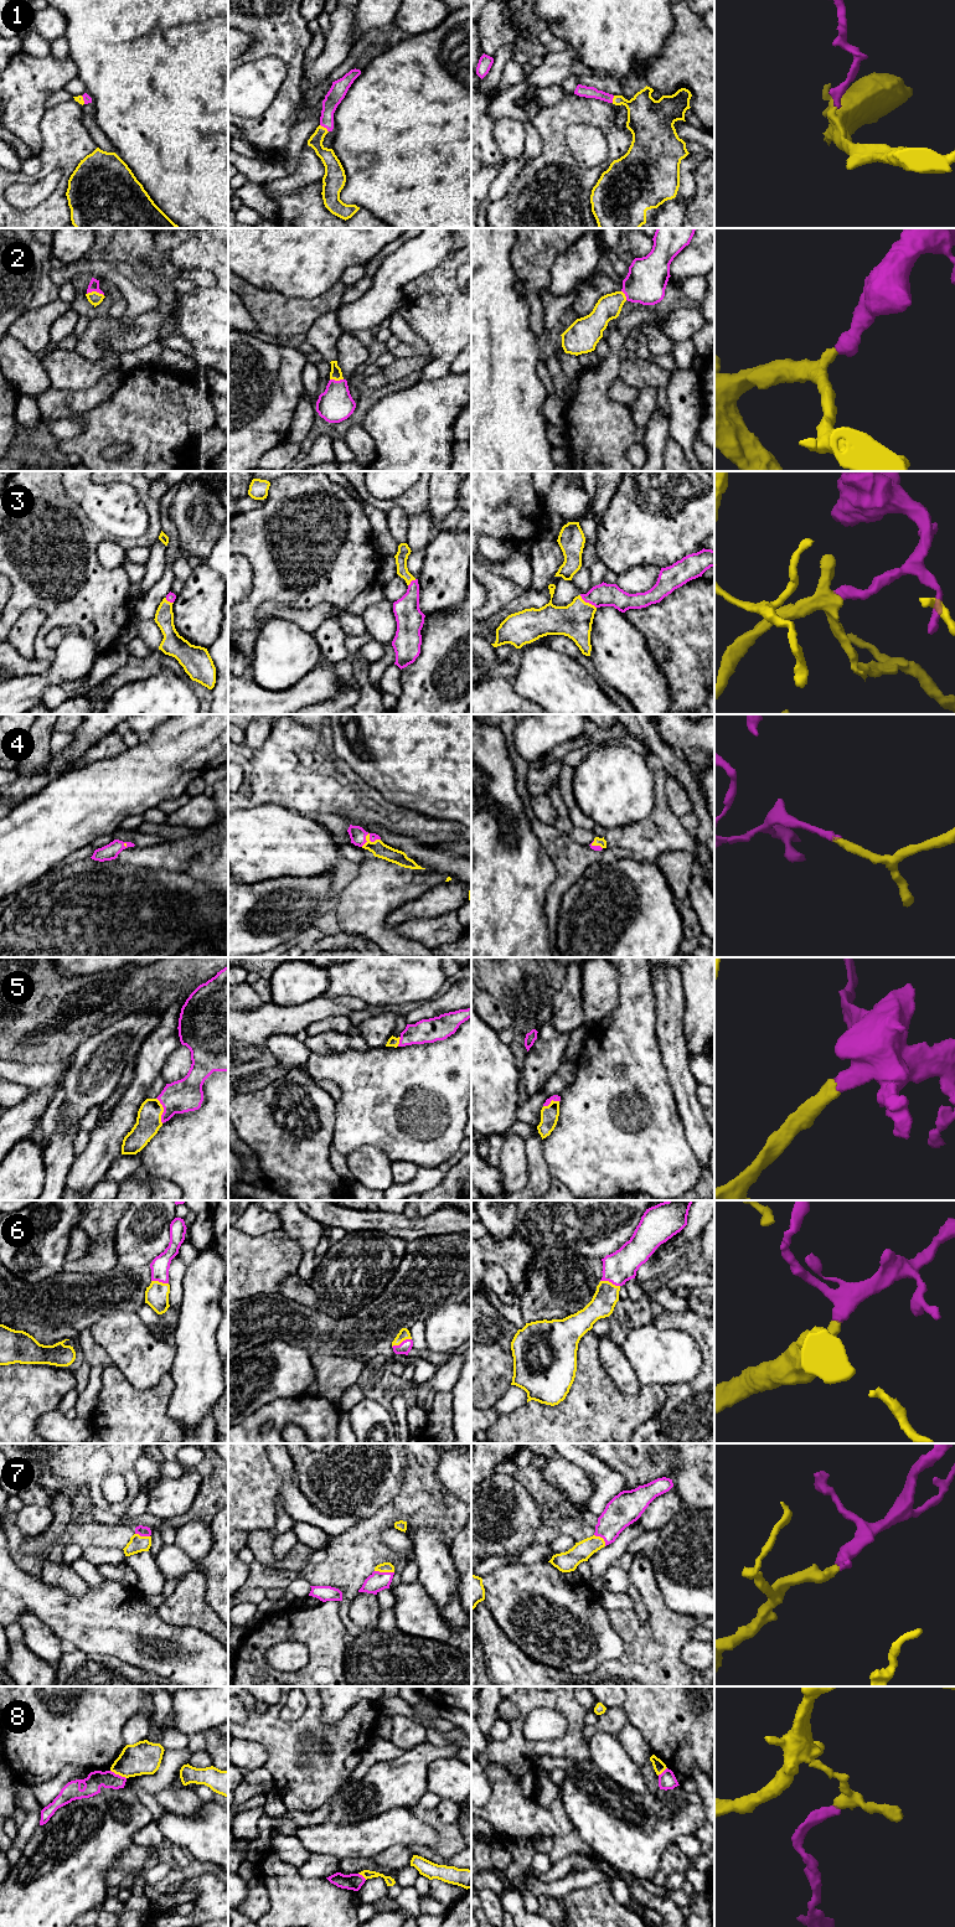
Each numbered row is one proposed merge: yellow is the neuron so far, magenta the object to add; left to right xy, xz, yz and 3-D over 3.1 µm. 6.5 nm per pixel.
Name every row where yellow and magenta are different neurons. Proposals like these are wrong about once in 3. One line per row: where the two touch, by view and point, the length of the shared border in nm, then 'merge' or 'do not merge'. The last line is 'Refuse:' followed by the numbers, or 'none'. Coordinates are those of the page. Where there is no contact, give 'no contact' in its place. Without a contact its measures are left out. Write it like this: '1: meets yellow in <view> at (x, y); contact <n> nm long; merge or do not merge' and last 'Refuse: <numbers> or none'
1: meets yellow in xz at (325, 128); contact 80 nm long; merge
2: meets yellow in xy at (96, 292); contact 110 nm long; merge
3: meets yellow in yz at (588, 603); contact 140 nm long; merge
4: meets yellow in xz at (370, 841); contact 140 nm long; merge
5: meets yellow in xy at (163, 1110); contact 170 nm long; merge
6: meets yellow in xz at (401, 1342); contact 140 nm long; merge
7: meets yellow in xz at (385, 1571); contact 130 nm long; merge
8: meets yellow in xy at (118, 1773); contact 120 nm long; do not merge
Refuse: 8

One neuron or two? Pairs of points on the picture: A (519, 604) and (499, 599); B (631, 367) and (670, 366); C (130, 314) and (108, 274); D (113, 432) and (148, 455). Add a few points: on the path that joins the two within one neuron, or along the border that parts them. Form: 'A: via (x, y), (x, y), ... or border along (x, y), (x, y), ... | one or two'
A: border along (522, 590), (517, 597), (485, 619) | two
B: border along (652, 360), (670, 373) | two
C: via (132, 303), (132, 294), (119, 282) | one
D: via (122, 432), (139, 447) | one

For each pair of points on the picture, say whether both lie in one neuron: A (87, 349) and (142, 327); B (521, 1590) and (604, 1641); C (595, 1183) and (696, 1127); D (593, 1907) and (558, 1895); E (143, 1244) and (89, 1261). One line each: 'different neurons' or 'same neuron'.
A: same neuron
B: same neuron
C: different neurons
D: different neurons
E: different neurons

